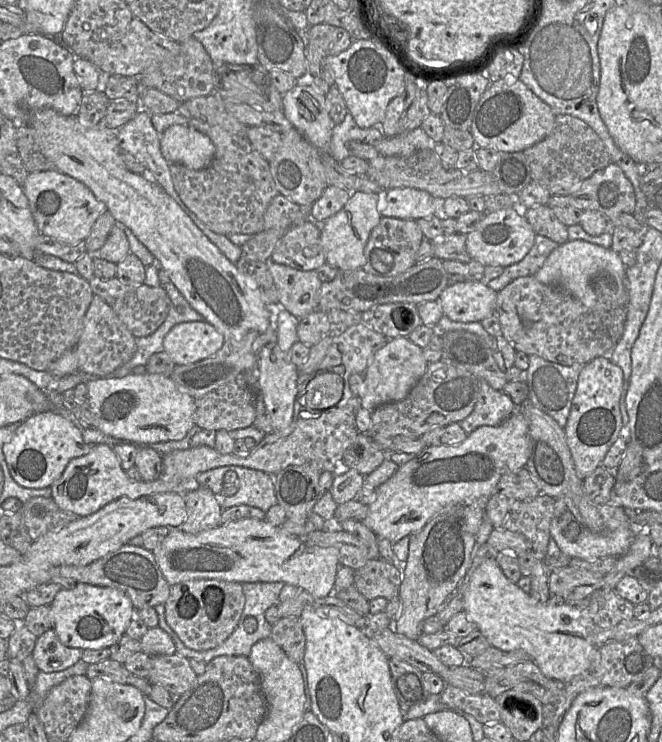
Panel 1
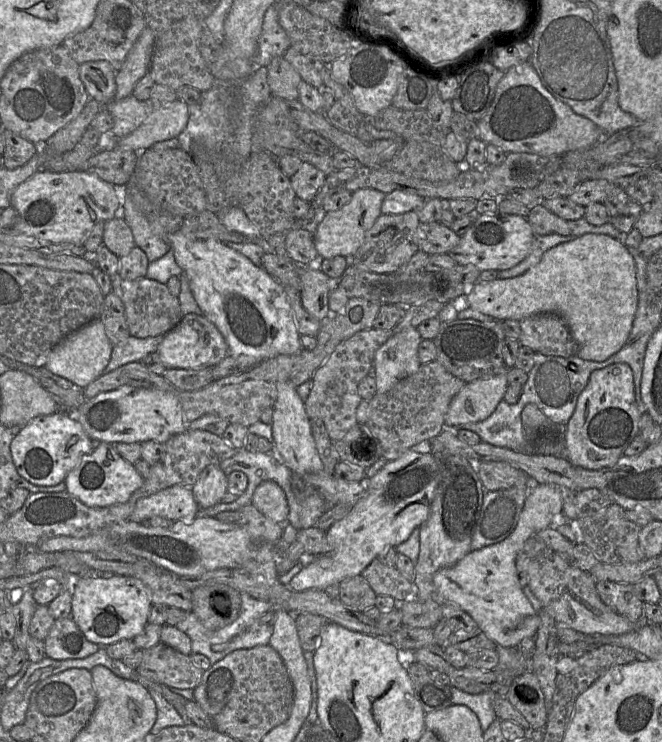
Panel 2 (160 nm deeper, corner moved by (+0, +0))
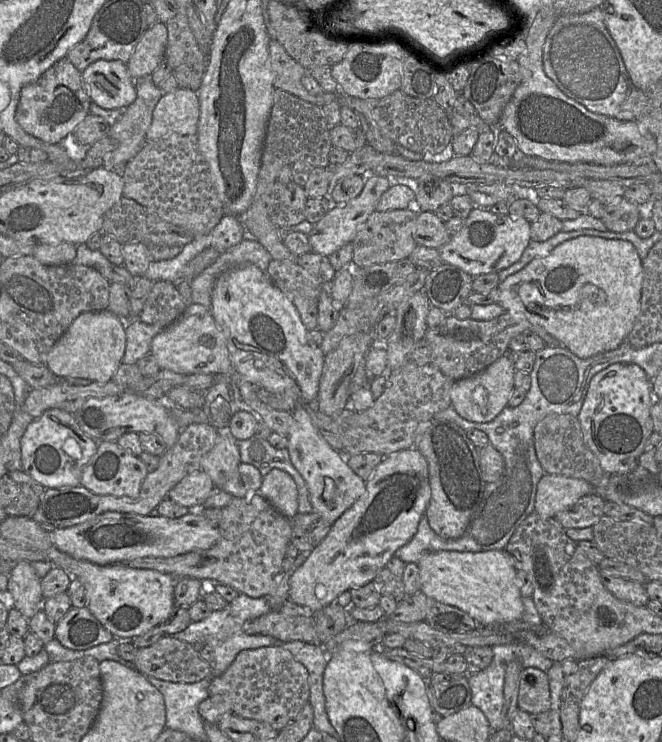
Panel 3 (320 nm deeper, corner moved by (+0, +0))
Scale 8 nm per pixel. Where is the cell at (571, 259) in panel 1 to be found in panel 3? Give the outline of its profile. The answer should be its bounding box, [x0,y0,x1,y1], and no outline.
[498,236,643,359]

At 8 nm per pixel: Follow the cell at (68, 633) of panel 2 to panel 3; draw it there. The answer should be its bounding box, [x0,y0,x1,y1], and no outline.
[55,607,114,650]

